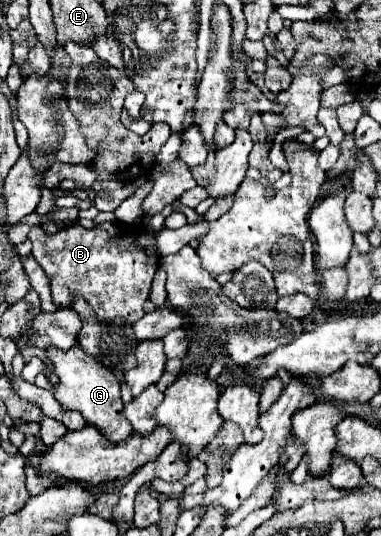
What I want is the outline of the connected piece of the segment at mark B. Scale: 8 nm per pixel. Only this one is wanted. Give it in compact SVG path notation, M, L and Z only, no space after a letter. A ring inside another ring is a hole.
M102 222L90 230L72 224L72 228L62 228L60 232L56 232L56 236L48 236L48 232L44 232L40 226L34 226L28 238L32 240L32 256L50 278L52 300L60 300L60 306L70 306L70 300L76 300L76 296L80 296L94 308L98 320L124 318L132 324L144 316L142 304L148 300L154 272L160 266L160 258L156 252L156 232L152 232L144 224L130 226L124 222Z

